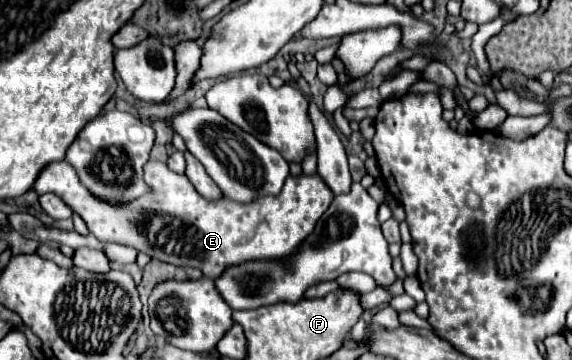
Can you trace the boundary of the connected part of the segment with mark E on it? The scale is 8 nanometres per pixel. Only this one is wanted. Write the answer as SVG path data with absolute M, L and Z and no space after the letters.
M55 161L41 169L33 191L37 195L43 195L49 191L49 193L63 197L63 201L67 201L67 205L85 219L89 231L105 243L115 241L121 245L135 247L137 251L143 251L151 255L153 259L159 259L165 263L201 269L203 277L213 279L213 281L219 277L219 273L223 273L223 269L227 269L227 265L241 265L247 261L271 261L271 259L285 261L285 257L293 255L295 249L313 233L319 217L327 211L327 207L333 201L331 189L317 175L289 177L283 185L283 191L277 197L271 197L271 195L261 197L249 205L235 203L227 197L219 201L207 201L195 191L195 187L185 175L173 173L165 163L159 163L159 161L149 161L145 165L145 183L151 187L149 195L129 205L111 205L111 203L99 201L81 185L75 169L67 161Z

